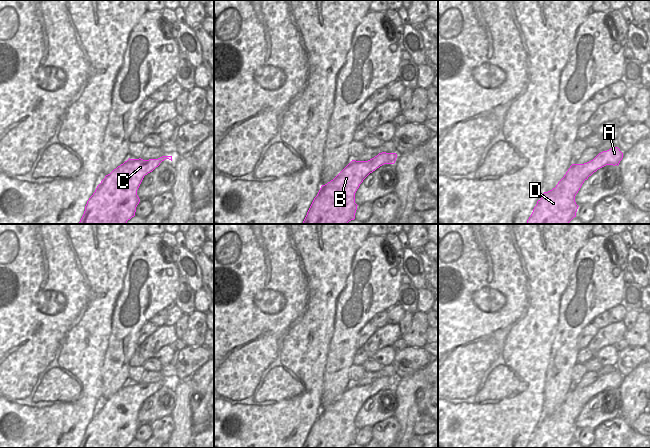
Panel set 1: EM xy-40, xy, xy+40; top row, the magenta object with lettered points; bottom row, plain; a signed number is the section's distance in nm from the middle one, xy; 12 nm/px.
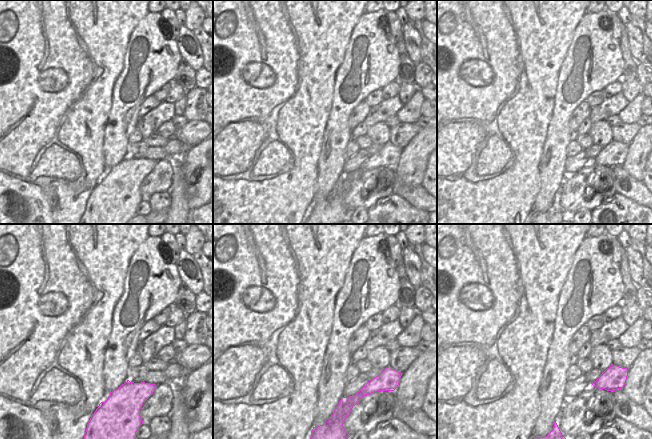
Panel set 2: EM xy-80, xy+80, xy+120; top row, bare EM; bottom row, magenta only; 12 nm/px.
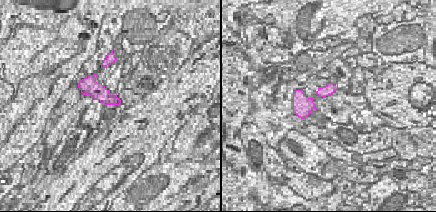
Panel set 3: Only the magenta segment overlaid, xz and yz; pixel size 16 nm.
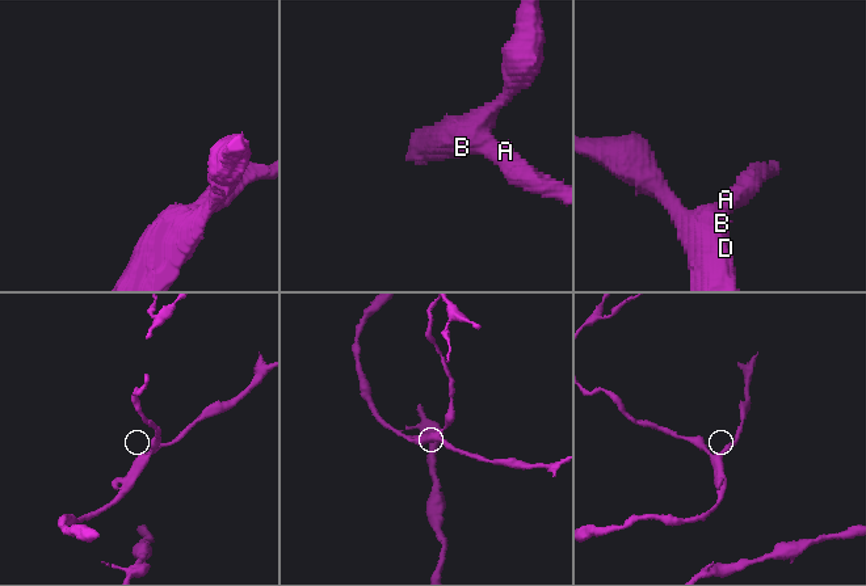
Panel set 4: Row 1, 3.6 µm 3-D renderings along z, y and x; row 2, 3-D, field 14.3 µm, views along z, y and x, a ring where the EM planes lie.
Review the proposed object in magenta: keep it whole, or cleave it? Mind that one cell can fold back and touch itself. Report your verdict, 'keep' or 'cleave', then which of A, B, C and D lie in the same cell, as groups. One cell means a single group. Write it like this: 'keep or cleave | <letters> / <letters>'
keep | A B C D

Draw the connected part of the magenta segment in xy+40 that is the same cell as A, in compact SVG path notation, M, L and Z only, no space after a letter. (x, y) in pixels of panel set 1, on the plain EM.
M613 371L587 387L572 388L556 411L543 417L526 448L568 448L576 441L575 420L584 405L606 389L618 390L622 382L620 373Z

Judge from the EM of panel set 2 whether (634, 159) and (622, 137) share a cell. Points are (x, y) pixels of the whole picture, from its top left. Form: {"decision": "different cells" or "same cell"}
{"decision": "different cells"}

